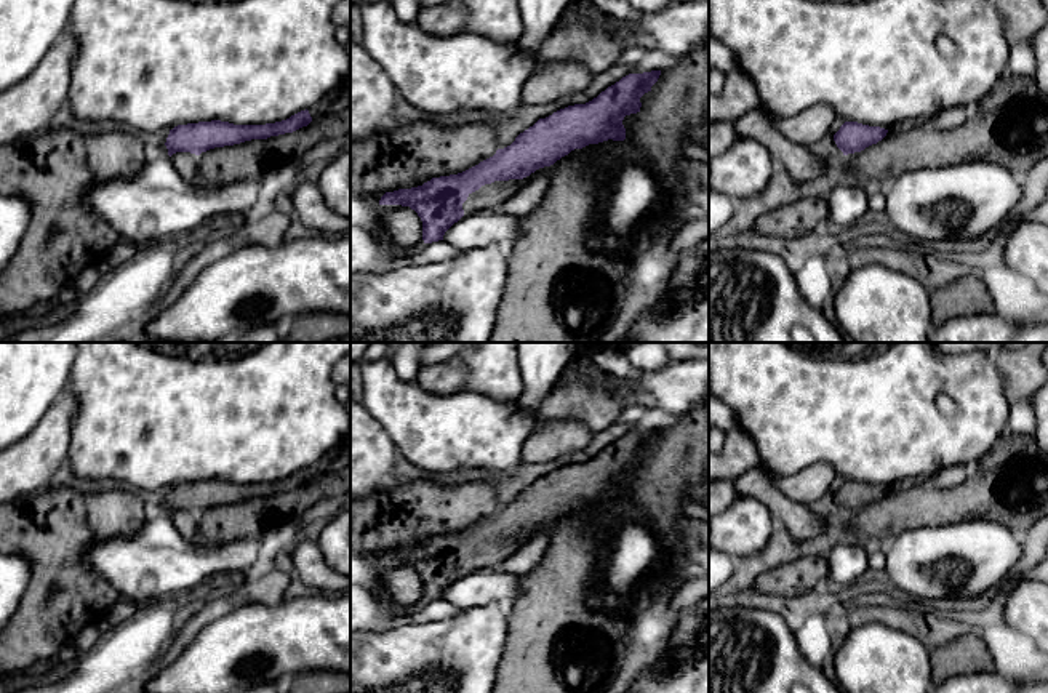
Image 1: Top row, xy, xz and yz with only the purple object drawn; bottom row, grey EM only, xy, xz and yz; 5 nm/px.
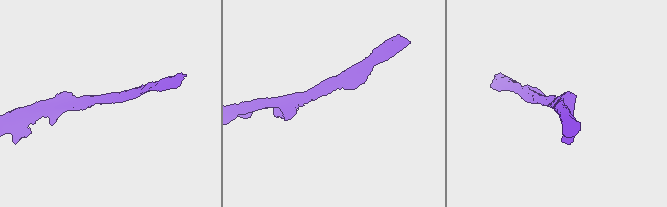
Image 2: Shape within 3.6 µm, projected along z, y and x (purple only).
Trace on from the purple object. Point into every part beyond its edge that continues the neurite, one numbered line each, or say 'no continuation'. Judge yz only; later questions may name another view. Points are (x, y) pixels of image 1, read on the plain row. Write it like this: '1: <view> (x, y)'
no continuation

